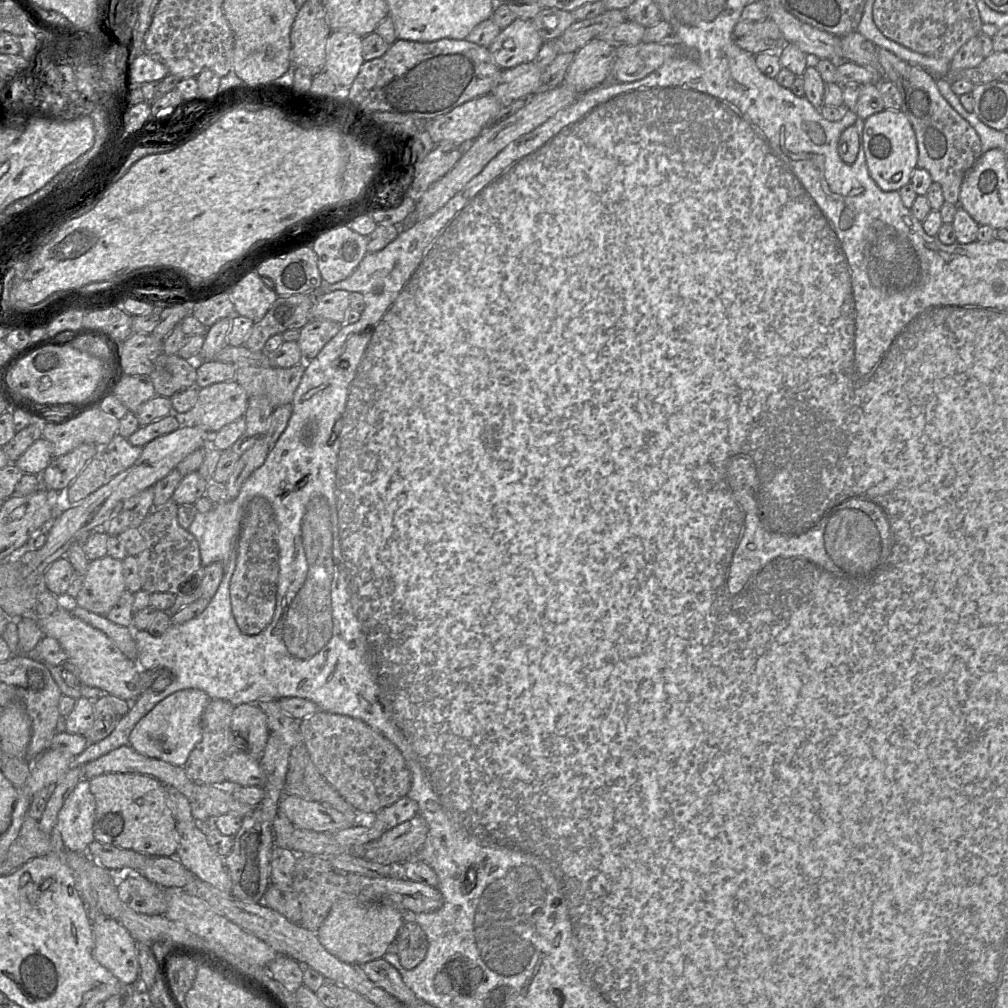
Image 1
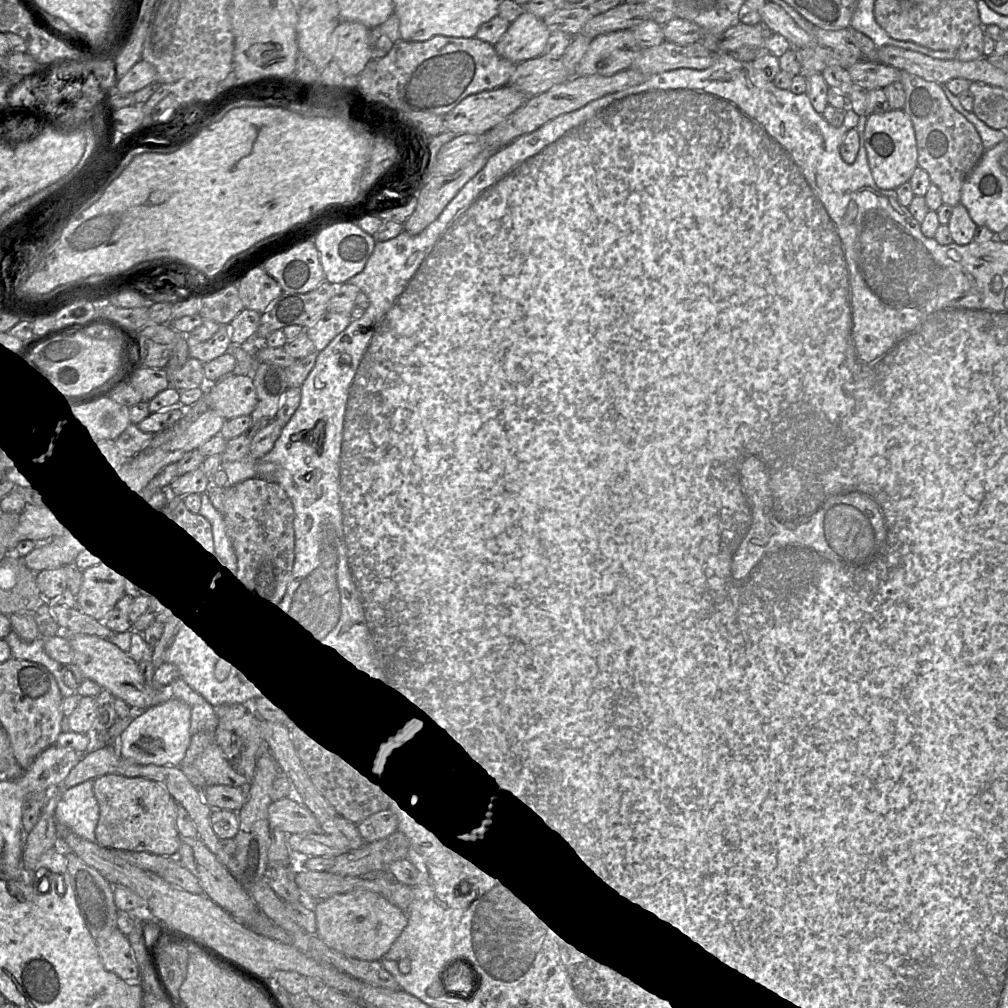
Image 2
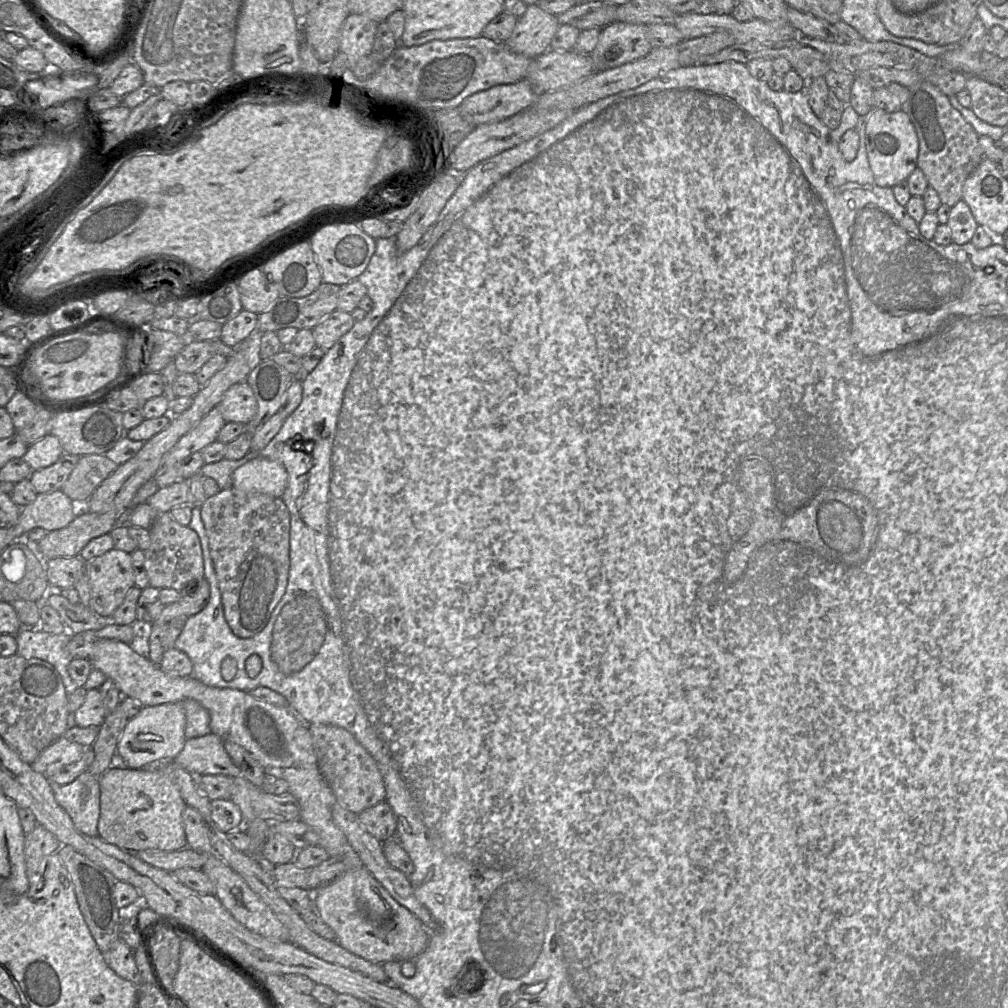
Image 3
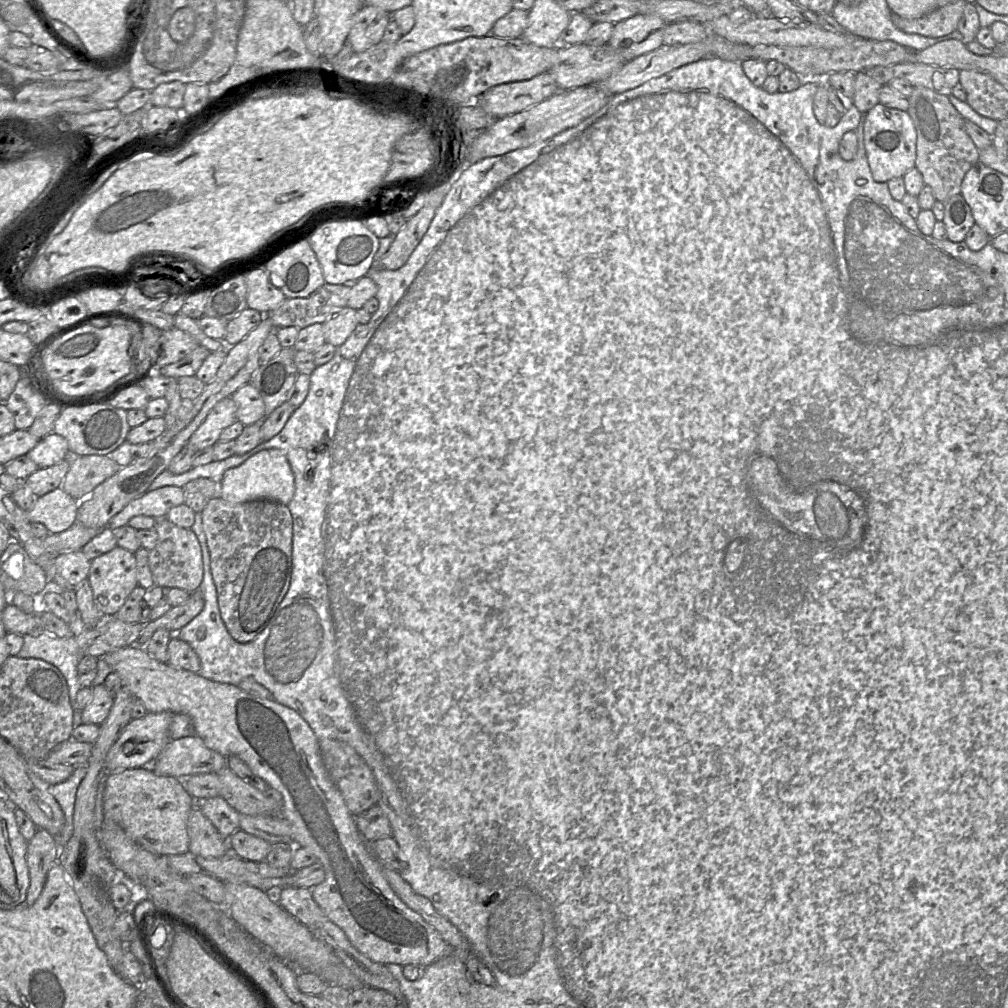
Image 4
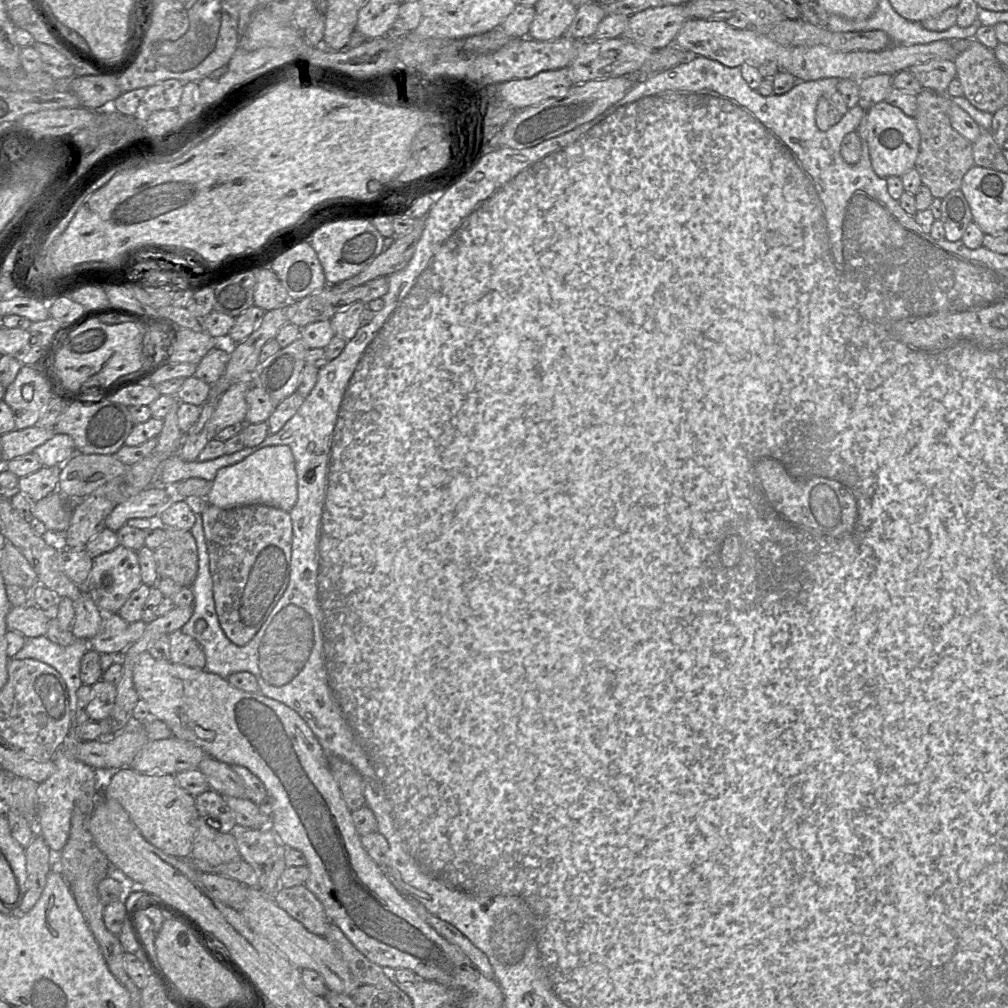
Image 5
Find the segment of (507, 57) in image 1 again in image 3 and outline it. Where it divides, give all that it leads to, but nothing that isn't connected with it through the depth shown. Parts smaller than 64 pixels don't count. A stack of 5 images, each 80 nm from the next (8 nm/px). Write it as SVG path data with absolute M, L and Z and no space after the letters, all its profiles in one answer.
M531 4L518 18L511 36L504 44L513 52L534 59L550 49L559 26L557 16Z

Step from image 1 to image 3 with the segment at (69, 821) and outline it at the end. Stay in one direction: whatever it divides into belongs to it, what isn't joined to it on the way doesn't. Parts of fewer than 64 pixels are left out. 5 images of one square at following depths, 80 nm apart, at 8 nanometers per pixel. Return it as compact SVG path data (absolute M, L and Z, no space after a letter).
M86 771L69 784L53 785L53 793L78 831L90 837L98 836L101 809L99 777Z

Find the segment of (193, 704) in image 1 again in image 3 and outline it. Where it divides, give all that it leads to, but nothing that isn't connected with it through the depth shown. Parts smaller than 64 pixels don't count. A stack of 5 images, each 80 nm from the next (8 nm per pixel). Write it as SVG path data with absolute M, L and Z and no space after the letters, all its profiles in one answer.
M181 703L143 707L135 717L128 720L117 745L116 760L132 769L173 762L187 740L185 725L185 710Z

